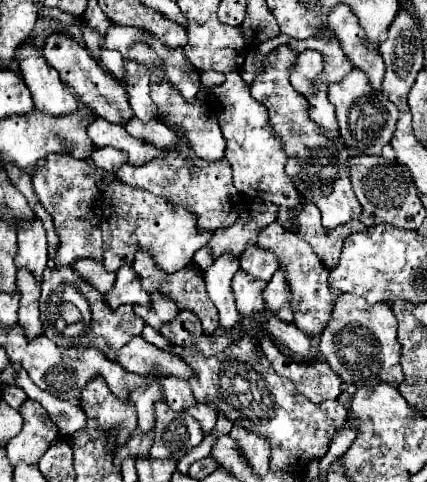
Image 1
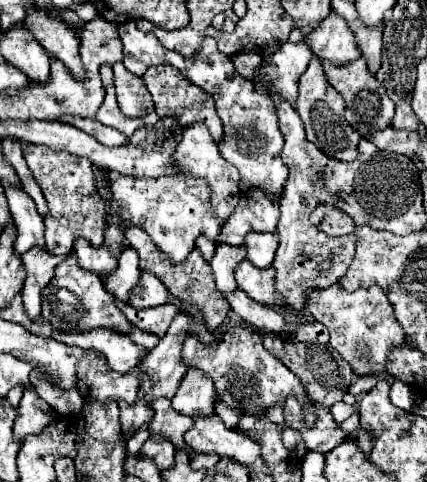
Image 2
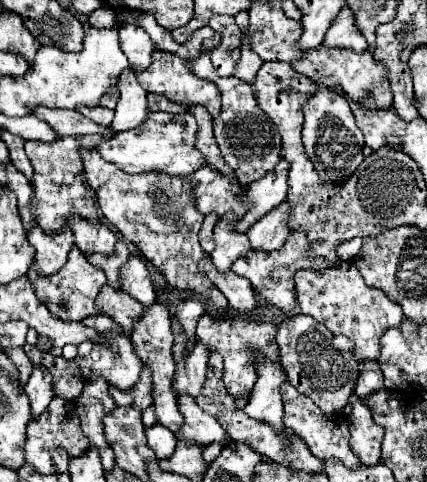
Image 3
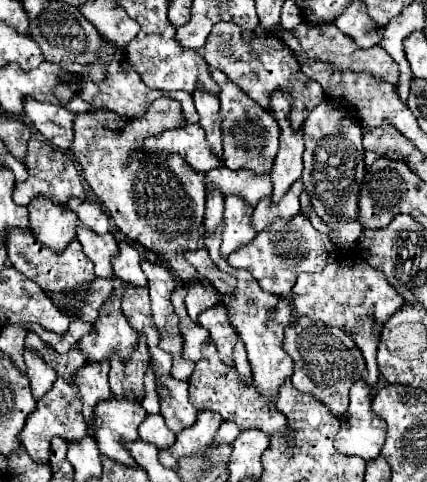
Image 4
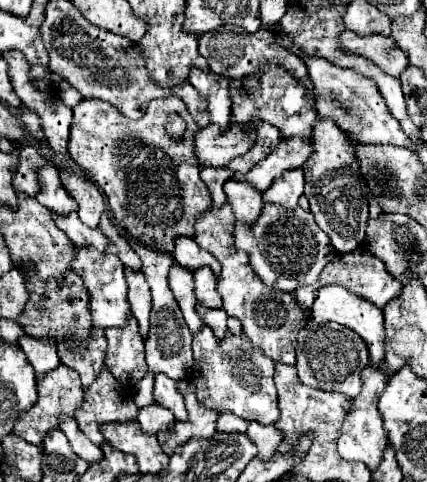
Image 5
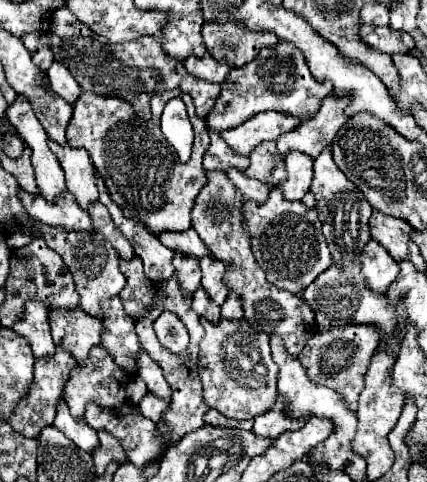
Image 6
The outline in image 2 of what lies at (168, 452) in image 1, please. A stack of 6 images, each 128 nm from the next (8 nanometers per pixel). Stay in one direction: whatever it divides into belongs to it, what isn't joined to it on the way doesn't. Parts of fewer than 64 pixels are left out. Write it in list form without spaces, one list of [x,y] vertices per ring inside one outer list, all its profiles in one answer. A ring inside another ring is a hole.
[[[168,398],[156,400],[156,404],[152,404],[152,408],[154,408],[154,418],[150,420],[150,434],[162,434],[176,448],[188,448],[184,442],[184,434],[192,428],[194,420],[190,416],[176,412],[170,406]]]

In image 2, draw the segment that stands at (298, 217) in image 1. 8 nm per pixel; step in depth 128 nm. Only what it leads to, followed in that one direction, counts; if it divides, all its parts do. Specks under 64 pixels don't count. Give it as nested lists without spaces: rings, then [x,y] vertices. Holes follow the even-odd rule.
[[[318,206],[310,215],[310,221],[315,226],[320,226],[326,234],[350,234],[354,222],[344,216],[344,212],[328,206]]]

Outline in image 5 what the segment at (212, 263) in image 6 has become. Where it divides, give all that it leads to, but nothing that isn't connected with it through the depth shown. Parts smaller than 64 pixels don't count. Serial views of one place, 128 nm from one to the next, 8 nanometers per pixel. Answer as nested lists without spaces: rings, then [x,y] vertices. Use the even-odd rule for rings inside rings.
[[[198,268],[194,272],[196,280],[196,298],[208,308],[222,308],[220,294],[216,292],[216,276],[212,274],[212,268]]]

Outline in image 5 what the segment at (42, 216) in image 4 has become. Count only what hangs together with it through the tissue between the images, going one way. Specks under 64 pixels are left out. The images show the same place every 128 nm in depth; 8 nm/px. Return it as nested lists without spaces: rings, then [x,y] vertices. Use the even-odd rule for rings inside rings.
[[[48,160],[46,168],[42,168],[40,172],[40,194],[36,196],[36,200],[46,206],[48,210],[56,212],[56,214],[70,214],[70,212],[76,212],[78,204],[72,200],[72,196],[68,196],[66,188],[62,186],[60,182],[60,176],[58,176],[58,168],[52,160]]]

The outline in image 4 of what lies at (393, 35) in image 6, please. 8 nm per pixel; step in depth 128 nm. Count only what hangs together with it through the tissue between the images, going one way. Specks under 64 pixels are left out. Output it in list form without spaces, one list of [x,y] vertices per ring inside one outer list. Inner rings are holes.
[[[300,24],[298,28],[292,30],[298,38],[300,38],[300,46],[306,50],[306,54],[314,60],[322,60],[328,62],[336,68],[342,70],[358,70],[358,72],[374,72],[380,78],[384,78],[390,84],[398,82],[398,64],[390,58],[390,54],[382,48],[382,46],[372,46],[372,48],[358,48],[356,42],[350,36],[344,36],[344,32],[340,32],[334,24],[322,24],[316,28],[308,28],[306,24]]]

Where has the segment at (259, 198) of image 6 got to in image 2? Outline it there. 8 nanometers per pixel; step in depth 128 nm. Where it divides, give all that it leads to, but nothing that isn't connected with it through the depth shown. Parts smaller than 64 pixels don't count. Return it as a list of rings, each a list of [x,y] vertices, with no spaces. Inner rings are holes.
[[[216,244],[216,254],[210,260],[210,266],[214,270],[214,282],[220,292],[232,292],[236,288],[234,270],[236,266],[246,258],[244,246],[228,246],[228,244]]]

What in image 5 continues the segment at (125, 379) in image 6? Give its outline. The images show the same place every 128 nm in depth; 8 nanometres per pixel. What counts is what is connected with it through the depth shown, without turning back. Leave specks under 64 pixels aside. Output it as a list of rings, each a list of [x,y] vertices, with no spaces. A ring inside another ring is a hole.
[[[104,368],[96,376],[90,388],[84,390],[84,404],[76,414],[78,428],[98,446],[104,438],[100,424],[106,422],[130,422],[136,420],[136,404],[126,388],[120,388],[120,382]]]

